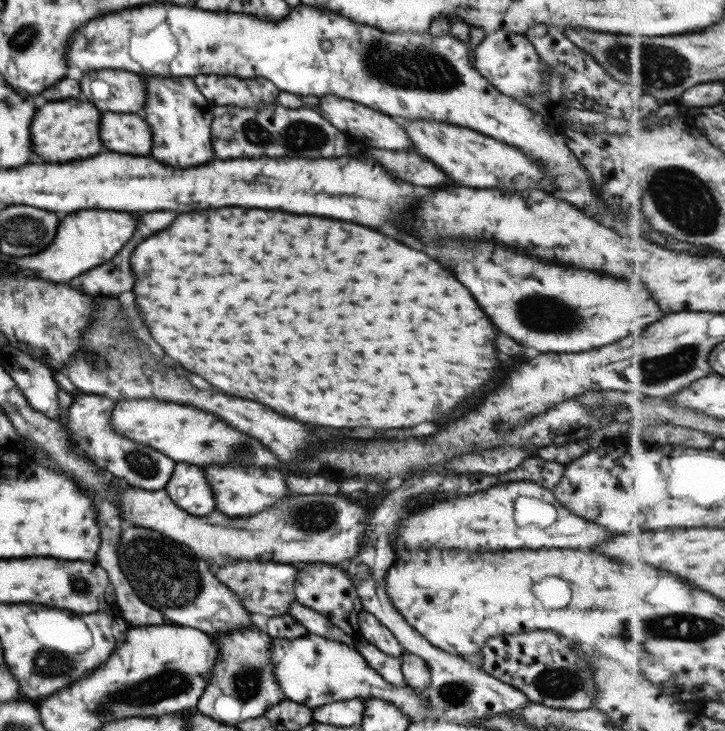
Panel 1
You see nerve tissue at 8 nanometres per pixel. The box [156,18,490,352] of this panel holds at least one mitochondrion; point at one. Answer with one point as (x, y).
(415, 67)

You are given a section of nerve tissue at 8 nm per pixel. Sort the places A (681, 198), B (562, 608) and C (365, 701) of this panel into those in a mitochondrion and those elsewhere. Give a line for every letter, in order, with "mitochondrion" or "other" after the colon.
A: mitochondrion
B: other
C: other

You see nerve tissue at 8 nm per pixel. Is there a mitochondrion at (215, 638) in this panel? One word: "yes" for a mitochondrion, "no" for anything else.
no

